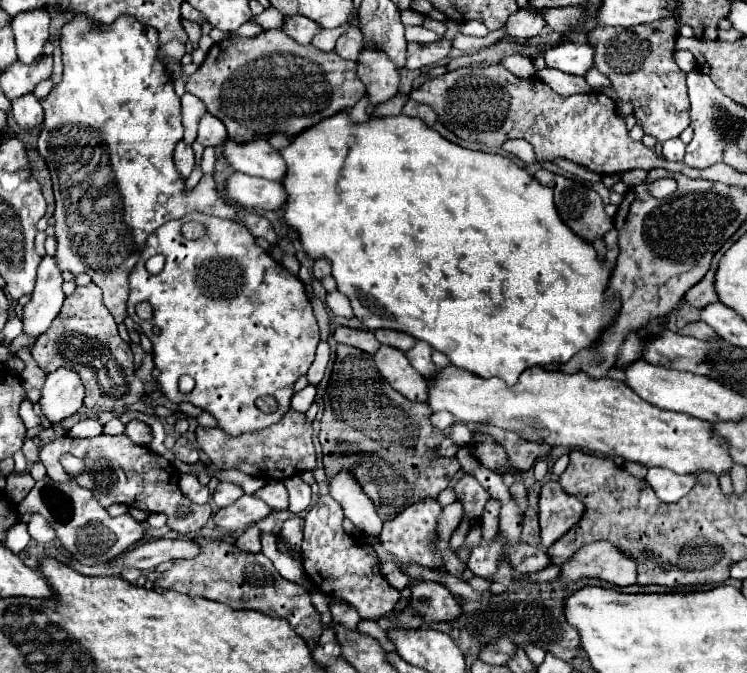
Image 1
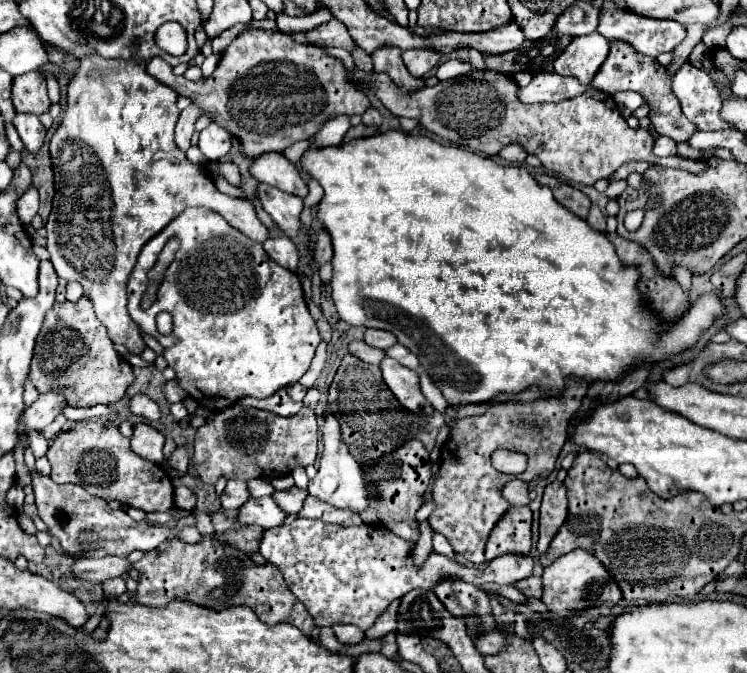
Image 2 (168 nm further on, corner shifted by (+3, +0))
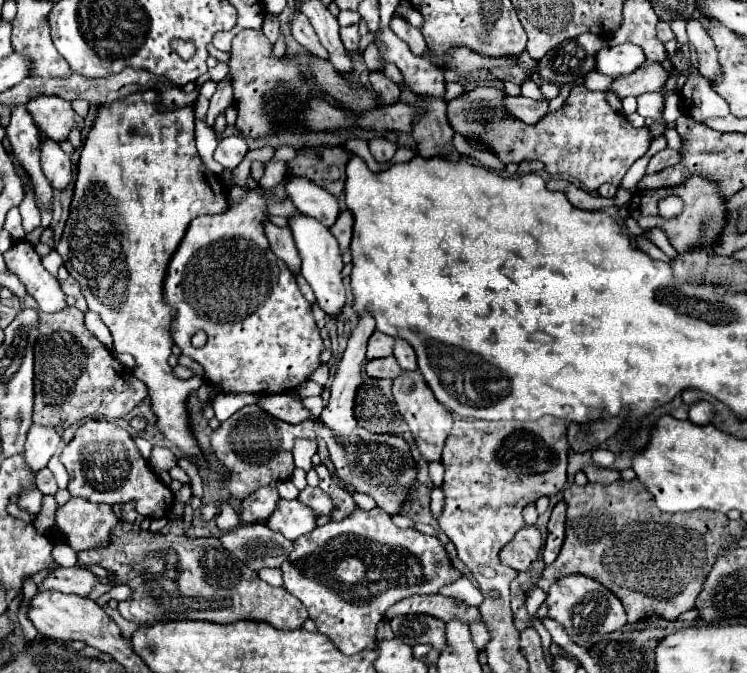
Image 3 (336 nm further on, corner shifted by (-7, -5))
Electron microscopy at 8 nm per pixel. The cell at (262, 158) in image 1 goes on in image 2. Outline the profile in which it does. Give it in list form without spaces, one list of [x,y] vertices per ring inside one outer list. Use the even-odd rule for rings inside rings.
[[[264,152],[264,154],[256,156],[254,162],[250,164],[250,174],[258,182],[276,186],[276,188],[296,194],[300,198],[304,198],[308,194],[306,182],[302,180],[298,168],[292,162],[288,162],[280,152]]]

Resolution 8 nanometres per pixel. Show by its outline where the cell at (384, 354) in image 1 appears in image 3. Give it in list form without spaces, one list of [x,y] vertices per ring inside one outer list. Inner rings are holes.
[[[408,371],[402,377],[394,379],[392,397],[396,401],[396,411],[406,421],[422,459],[426,463],[440,461],[440,455],[442,455],[442,449],[444,449],[444,441],[446,441],[446,435],[450,433],[450,427],[452,427],[454,419],[452,419],[452,413],[446,411],[446,407],[442,407],[442,403],[438,403],[434,399],[430,387],[426,387],[426,381],[422,379],[422,373],[420,371]]]

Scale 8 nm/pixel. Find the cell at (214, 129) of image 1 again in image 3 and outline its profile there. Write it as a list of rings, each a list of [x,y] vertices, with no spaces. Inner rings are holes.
[[[230,135],[218,143],[214,151],[214,159],[226,169],[236,169],[246,153],[248,153],[246,139],[240,135]]]

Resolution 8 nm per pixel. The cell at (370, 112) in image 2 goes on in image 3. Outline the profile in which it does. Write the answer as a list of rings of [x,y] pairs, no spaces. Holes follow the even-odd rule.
[[[372,139],[372,141],[370,141],[370,153],[372,153],[372,157],[374,157],[378,163],[390,161],[390,159],[394,157],[396,149],[398,149],[396,143],[390,143],[390,141],[386,141],[386,139]]]

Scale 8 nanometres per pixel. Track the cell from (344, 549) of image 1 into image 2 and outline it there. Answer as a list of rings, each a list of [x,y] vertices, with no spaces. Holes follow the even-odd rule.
[[[296,518],[292,524],[282,524],[264,532],[260,554],[276,564],[292,590],[292,594],[306,606],[316,620],[316,626],[332,626],[334,622],[354,624],[368,630],[376,618],[396,598],[402,598],[414,588],[432,588],[444,574],[462,578],[470,584],[498,582],[514,584],[532,576],[534,560],[526,554],[502,554],[486,564],[486,568],[466,568],[432,552],[422,568],[412,564],[412,542],[404,542],[390,530],[378,524],[362,524],[344,528],[324,520]]]

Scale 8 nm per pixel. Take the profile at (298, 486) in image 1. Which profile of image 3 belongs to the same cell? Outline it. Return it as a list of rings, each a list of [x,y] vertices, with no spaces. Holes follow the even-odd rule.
[[[294,439],[294,463],[296,467],[310,471],[312,469],[312,455],[317,453],[318,443],[316,439]]]

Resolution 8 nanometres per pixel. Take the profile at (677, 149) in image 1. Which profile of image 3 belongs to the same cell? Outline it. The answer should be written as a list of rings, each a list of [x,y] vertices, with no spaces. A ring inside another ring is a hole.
[[[666,147],[664,151],[658,151],[658,153],[650,159],[650,163],[648,163],[648,167],[646,167],[646,173],[648,173],[648,175],[658,173],[658,171],[662,171],[662,169],[678,163],[678,159],[680,159],[680,153],[674,151],[674,149],[670,149],[670,147]]]

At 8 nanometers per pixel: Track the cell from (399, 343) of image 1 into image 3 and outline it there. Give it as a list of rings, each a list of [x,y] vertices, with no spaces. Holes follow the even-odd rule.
[[[374,331],[374,335],[368,341],[368,353],[366,359],[380,359],[380,357],[388,357],[392,355],[392,345],[394,345],[394,337],[384,335],[380,331]]]

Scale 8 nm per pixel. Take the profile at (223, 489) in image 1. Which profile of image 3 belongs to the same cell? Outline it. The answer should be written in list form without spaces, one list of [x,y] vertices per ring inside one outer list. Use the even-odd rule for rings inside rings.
[[[262,487],[254,491],[254,495],[242,501],[240,519],[244,523],[266,523],[268,517],[276,511],[278,501],[280,501],[280,495],[276,487]]]

